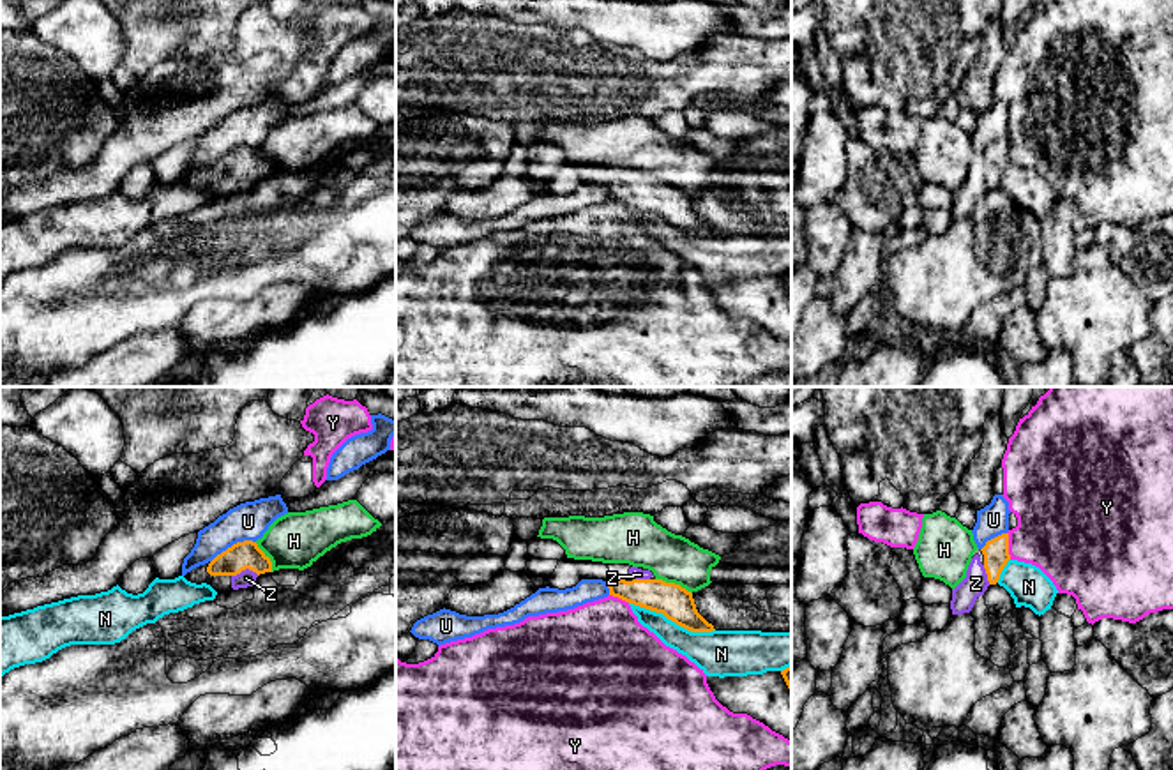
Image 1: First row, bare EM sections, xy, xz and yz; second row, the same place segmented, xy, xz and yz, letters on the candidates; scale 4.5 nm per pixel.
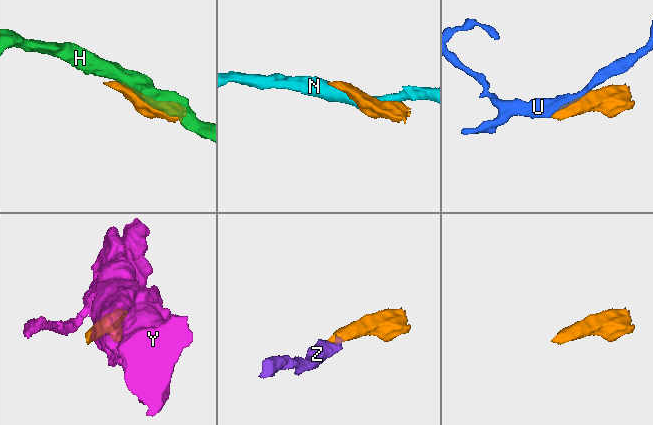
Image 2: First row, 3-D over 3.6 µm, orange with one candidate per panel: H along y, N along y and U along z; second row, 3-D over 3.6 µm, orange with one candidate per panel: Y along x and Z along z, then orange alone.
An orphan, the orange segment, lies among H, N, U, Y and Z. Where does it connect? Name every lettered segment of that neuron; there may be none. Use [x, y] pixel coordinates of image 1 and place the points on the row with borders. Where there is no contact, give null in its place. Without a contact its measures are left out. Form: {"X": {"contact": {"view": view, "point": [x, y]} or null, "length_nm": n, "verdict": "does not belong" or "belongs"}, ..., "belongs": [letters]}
{"H": {"contact": {"view": "xz", "point": [673, 583]}, "length_nm": 180, "verdict": "does not belong"}, "N": {"contact": {"view": "xz", "point": [672, 620]}, "length_nm": 420, "verdict": "does not belong"}, "U": {"contact": {"view": "xy", "point": [234, 544]}, "length_nm": 220, "verdict": "does not belong"}, "Y": {"contact": {"view": "yz", "point": [1007, 546]}, "length_nm": 130, "verdict": "does not belong"}, "Z": {"contact": {"view": "xy", "point": [244, 569]}, "length_nm": 130, "verdict": "belongs"}, "belongs": ["Z"]}

